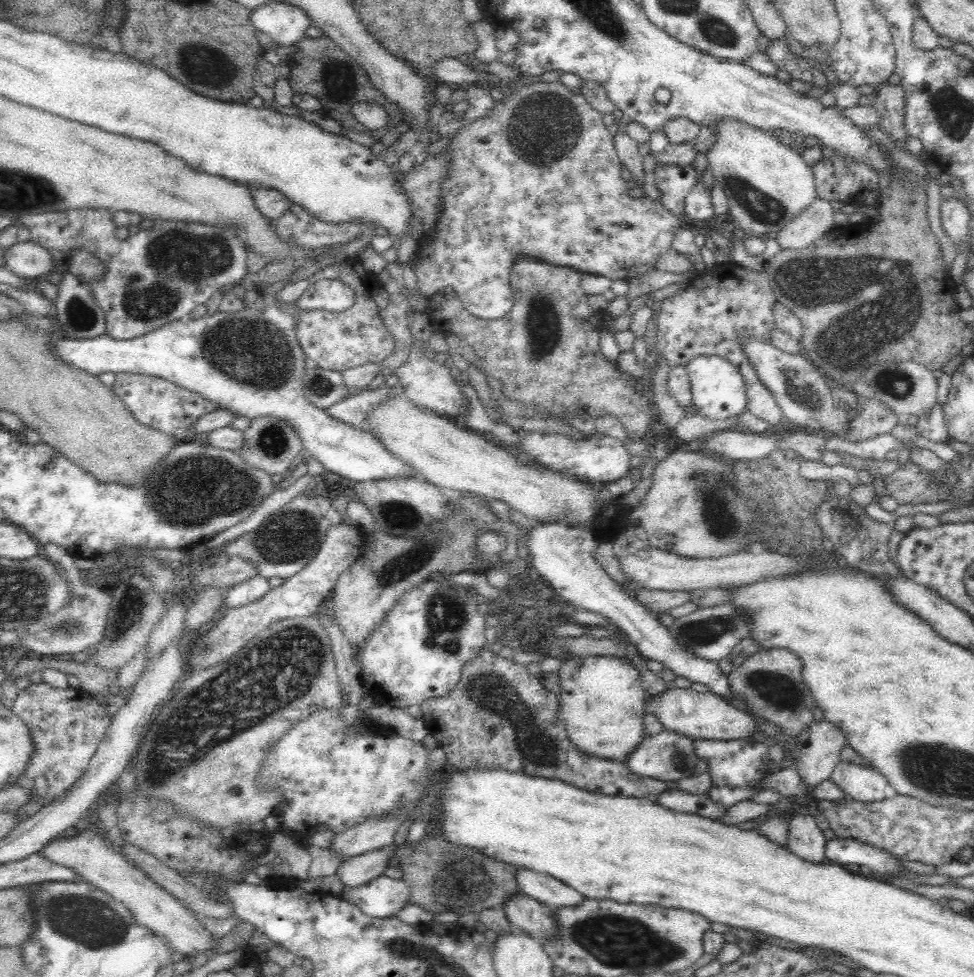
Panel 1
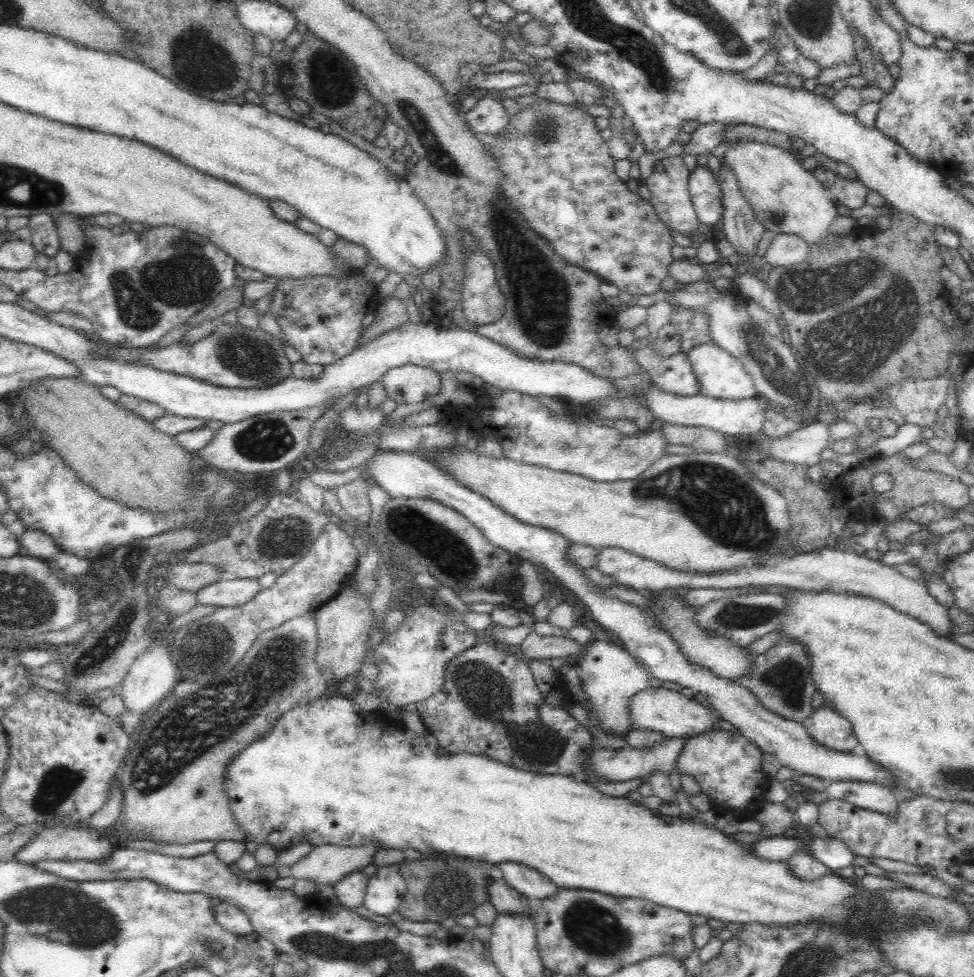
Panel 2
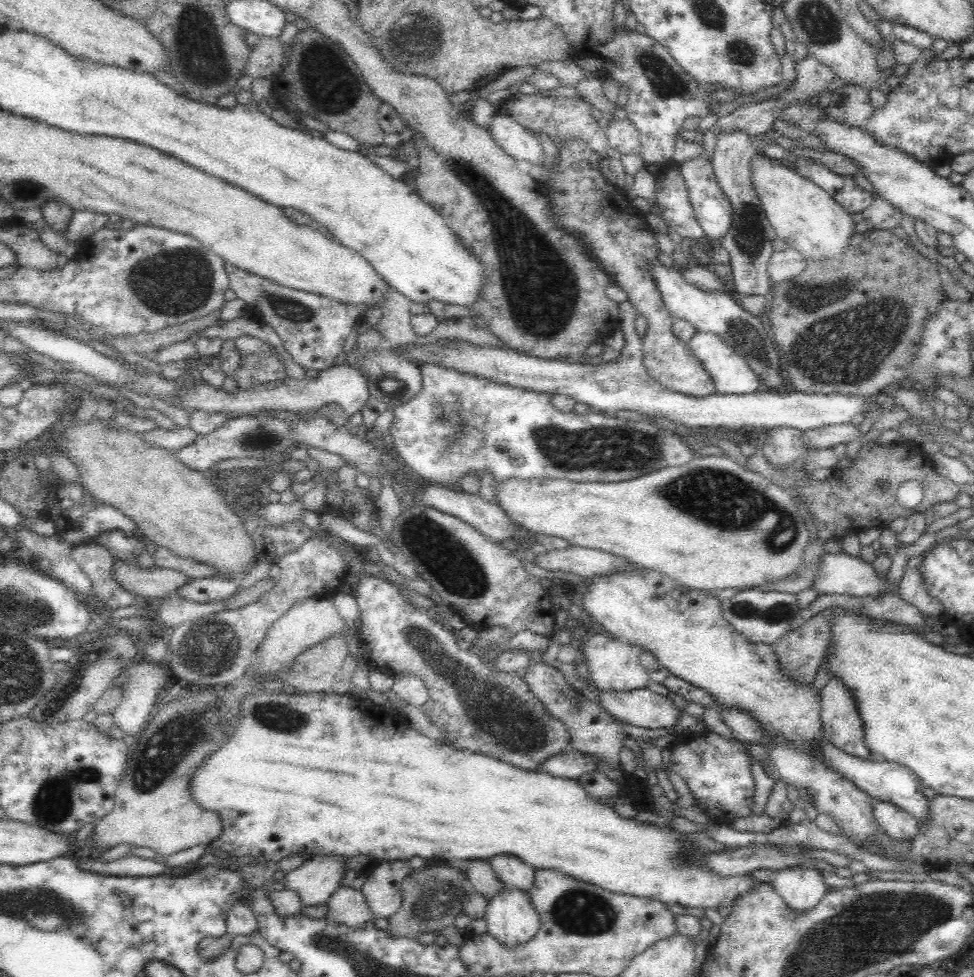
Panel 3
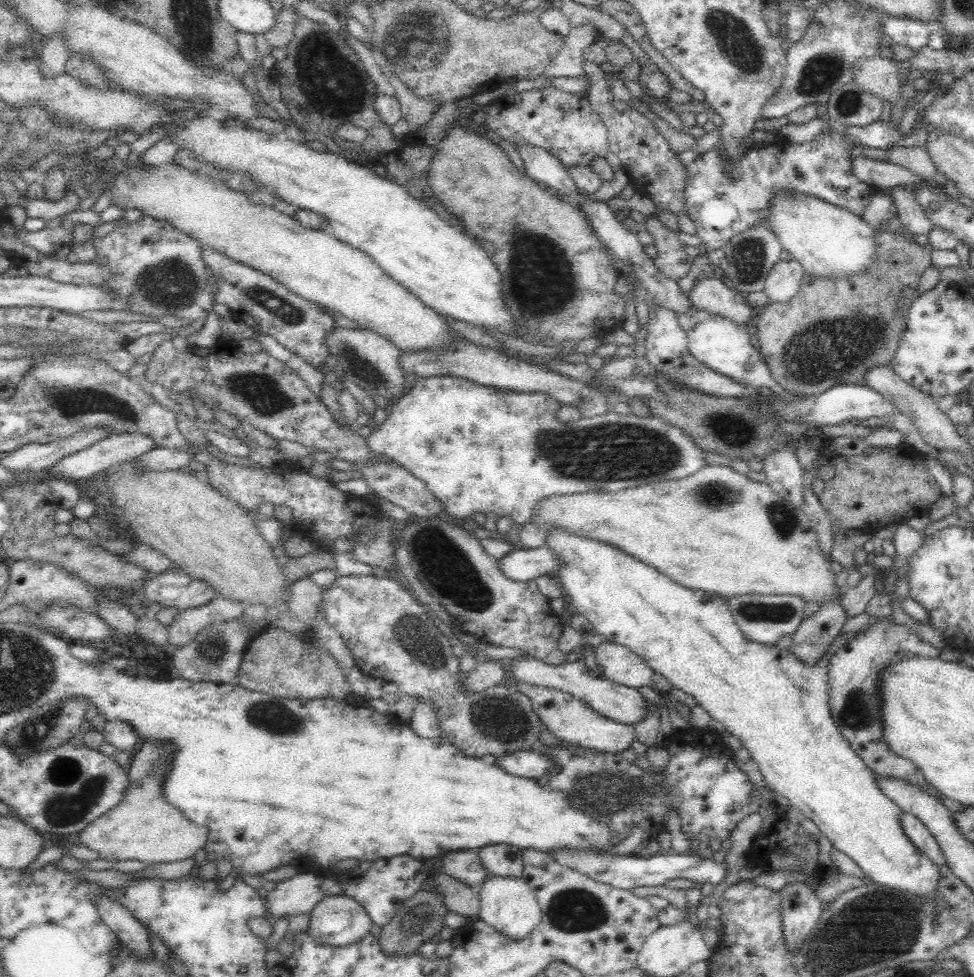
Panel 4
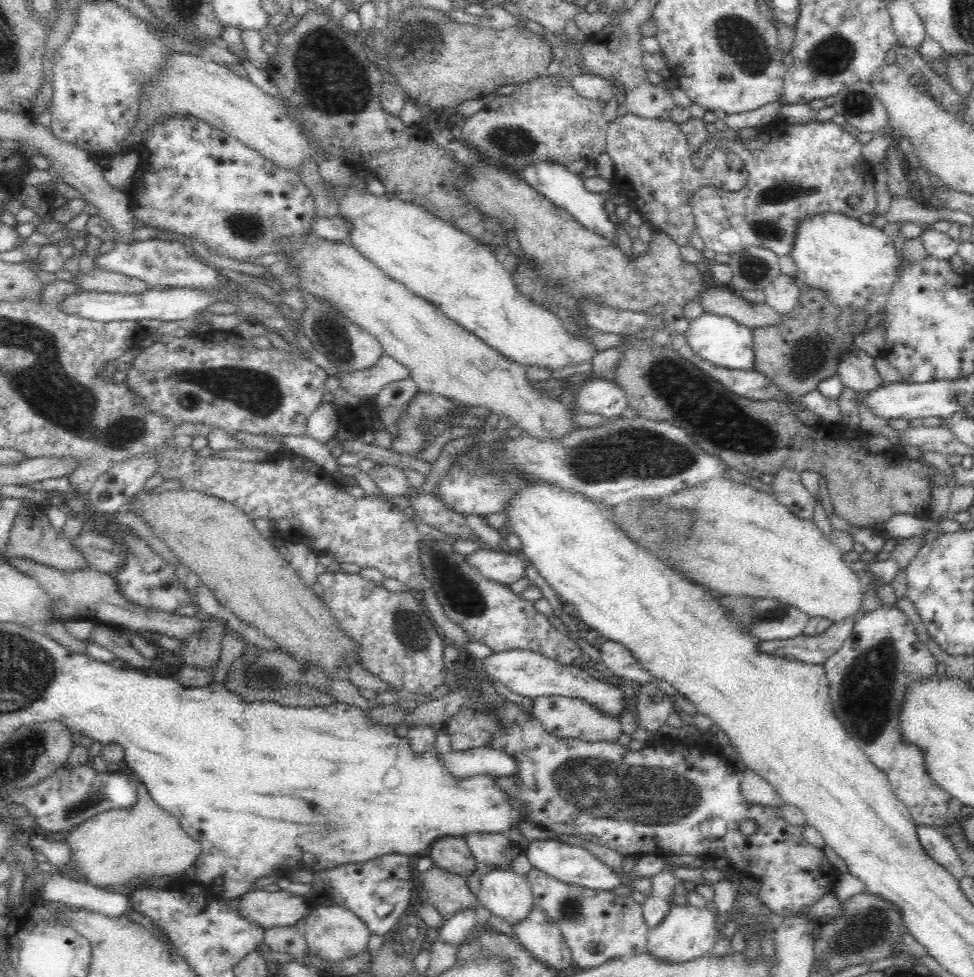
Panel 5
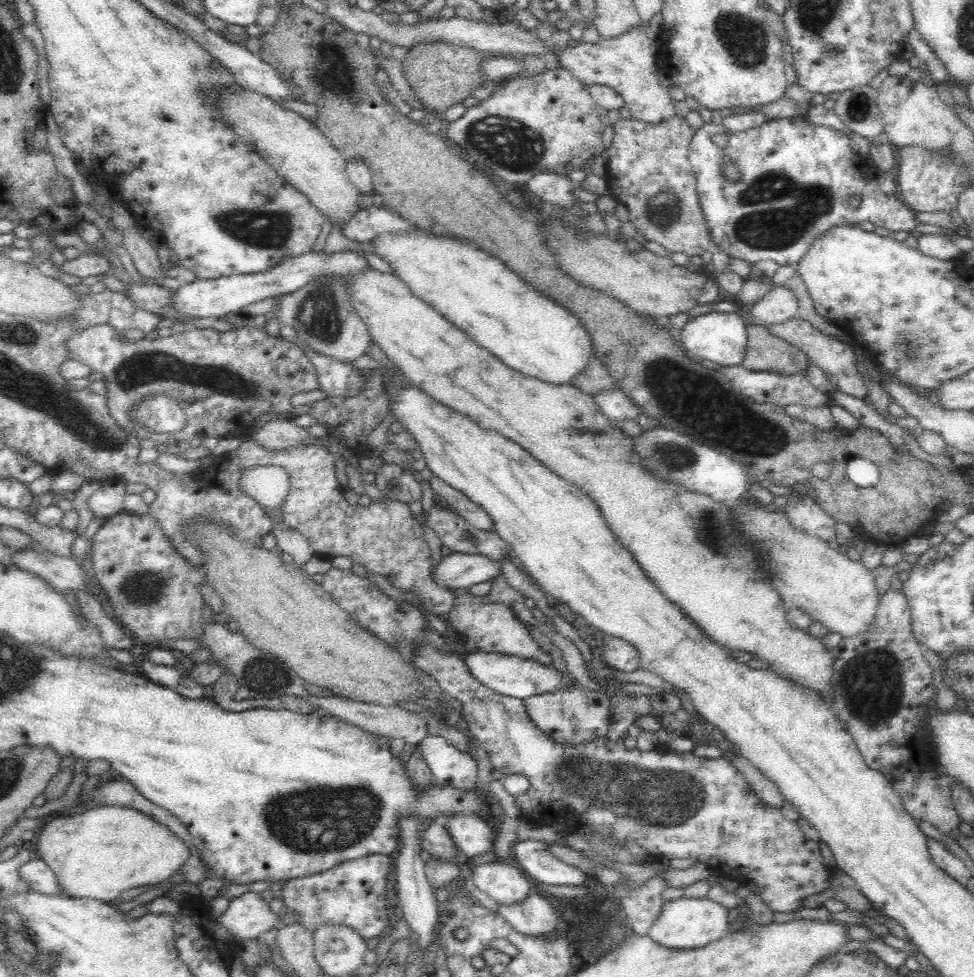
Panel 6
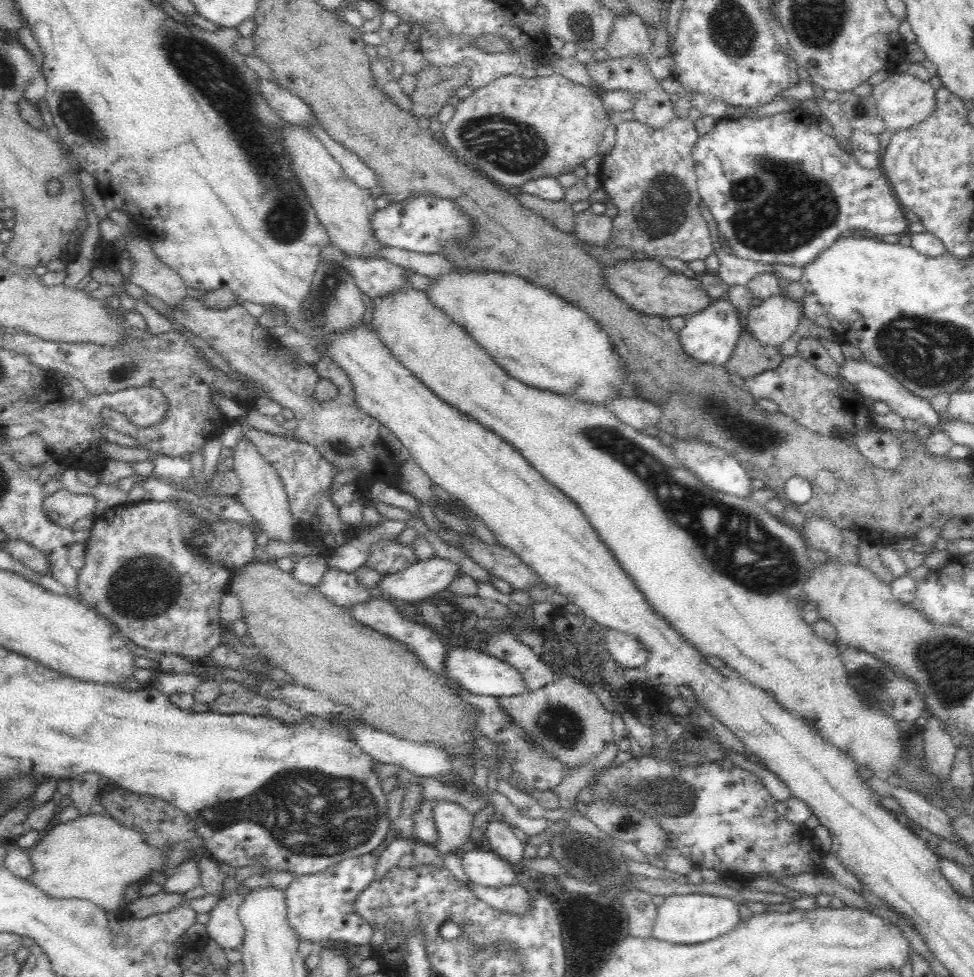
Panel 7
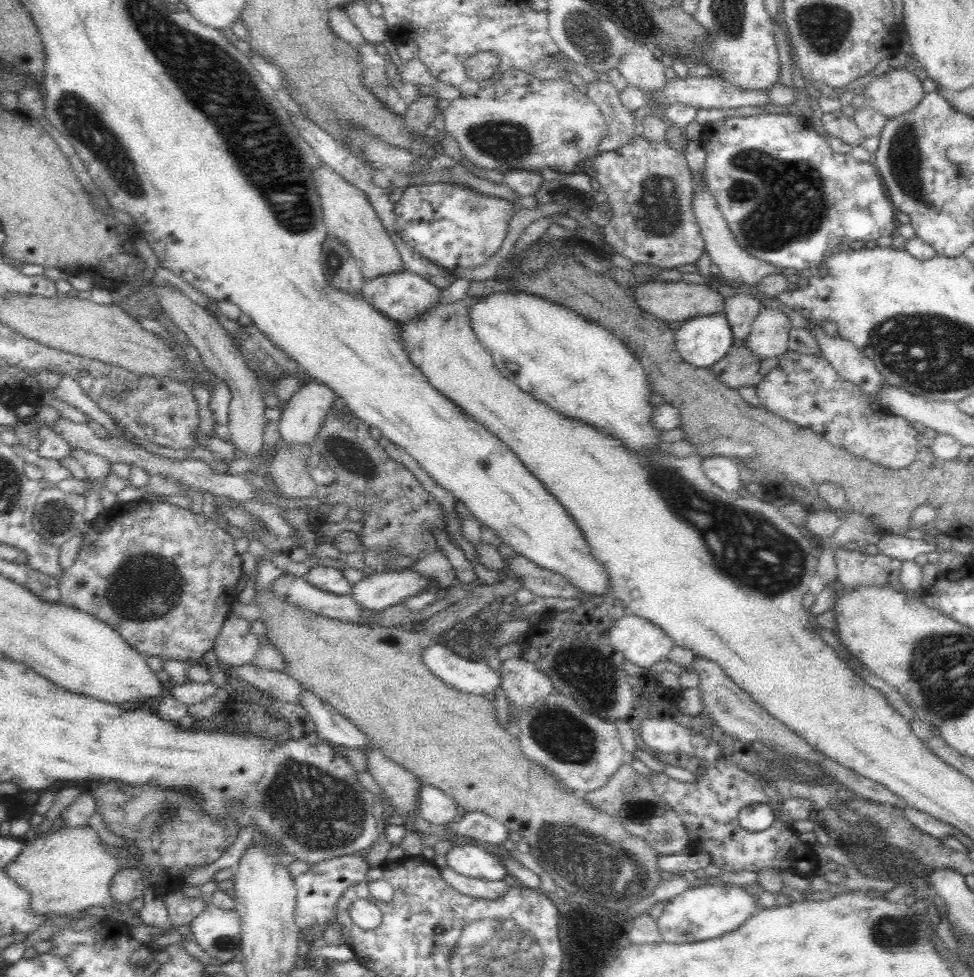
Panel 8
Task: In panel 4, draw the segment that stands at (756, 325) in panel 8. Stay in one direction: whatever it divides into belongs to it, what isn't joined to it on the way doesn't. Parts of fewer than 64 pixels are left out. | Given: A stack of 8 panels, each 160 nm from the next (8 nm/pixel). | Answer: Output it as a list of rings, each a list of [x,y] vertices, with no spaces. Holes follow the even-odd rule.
[[[794,259],[781,260],[769,273],[763,292],[770,303],[792,300],[805,276],[803,267]]]

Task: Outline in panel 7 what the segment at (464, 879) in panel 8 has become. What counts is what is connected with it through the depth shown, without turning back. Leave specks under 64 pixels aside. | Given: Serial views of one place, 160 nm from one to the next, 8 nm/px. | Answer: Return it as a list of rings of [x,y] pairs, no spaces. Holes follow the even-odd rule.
[[[467,880],[464,884],[478,899],[502,912],[526,914],[528,910],[531,910],[531,899],[528,898],[528,891],[520,886],[518,882],[506,884],[506,886],[498,886],[498,888],[480,886],[470,880]]]

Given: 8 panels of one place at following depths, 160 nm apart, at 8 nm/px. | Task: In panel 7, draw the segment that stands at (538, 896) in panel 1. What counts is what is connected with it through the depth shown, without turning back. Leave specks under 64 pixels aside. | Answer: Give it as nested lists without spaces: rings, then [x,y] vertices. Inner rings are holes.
[[[434,800],[432,816],[437,831],[438,843],[433,846],[440,856],[454,852],[468,843],[472,830],[472,815],[457,802],[451,800]]]

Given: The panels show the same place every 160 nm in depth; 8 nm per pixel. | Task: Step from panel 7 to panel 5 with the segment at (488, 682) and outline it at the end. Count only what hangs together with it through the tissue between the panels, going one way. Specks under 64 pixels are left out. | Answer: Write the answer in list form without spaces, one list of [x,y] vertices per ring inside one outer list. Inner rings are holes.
[[[516,649],[497,652],[475,662],[478,671],[484,671],[491,678],[490,682],[500,682],[521,697],[535,699],[536,696],[568,696],[583,699],[613,717],[619,717],[625,708],[625,693],[619,688],[590,676],[580,667],[563,665],[534,651]]]

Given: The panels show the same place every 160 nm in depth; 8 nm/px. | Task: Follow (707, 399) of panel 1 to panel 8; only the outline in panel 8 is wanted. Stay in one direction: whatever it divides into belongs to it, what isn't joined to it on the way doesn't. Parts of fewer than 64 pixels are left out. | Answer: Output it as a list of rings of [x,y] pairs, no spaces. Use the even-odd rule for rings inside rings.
[[[724,312],[685,320],[674,334],[675,349],[681,360],[696,368],[709,369],[734,345]]]

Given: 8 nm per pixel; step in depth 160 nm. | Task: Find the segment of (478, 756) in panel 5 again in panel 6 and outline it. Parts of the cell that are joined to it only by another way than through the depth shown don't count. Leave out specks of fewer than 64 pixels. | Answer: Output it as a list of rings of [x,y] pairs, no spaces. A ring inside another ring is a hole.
[[[428,736],[412,751],[419,754],[434,778],[434,784],[460,790],[476,788],[477,762],[461,752],[445,737]]]

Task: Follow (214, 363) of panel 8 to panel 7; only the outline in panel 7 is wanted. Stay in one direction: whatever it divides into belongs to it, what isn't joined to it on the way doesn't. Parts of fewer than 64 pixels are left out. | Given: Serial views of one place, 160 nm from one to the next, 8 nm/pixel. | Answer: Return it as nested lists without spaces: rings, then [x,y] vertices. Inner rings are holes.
[[[128,246],[128,252],[134,259],[131,284],[160,299],[171,310],[179,309],[181,306],[177,304],[186,296],[184,281],[174,269],[165,266],[150,251],[150,246]],[[242,434],[233,447],[233,467],[232,470],[239,476],[241,480],[240,493],[237,494],[242,505],[246,510],[254,516],[257,524],[269,536],[269,538],[277,538],[285,540],[285,542],[299,540],[300,537],[295,528],[293,514],[290,512],[289,500],[280,475],[277,473],[275,466],[266,462],[266,459],[258,452],[258,449]]]

